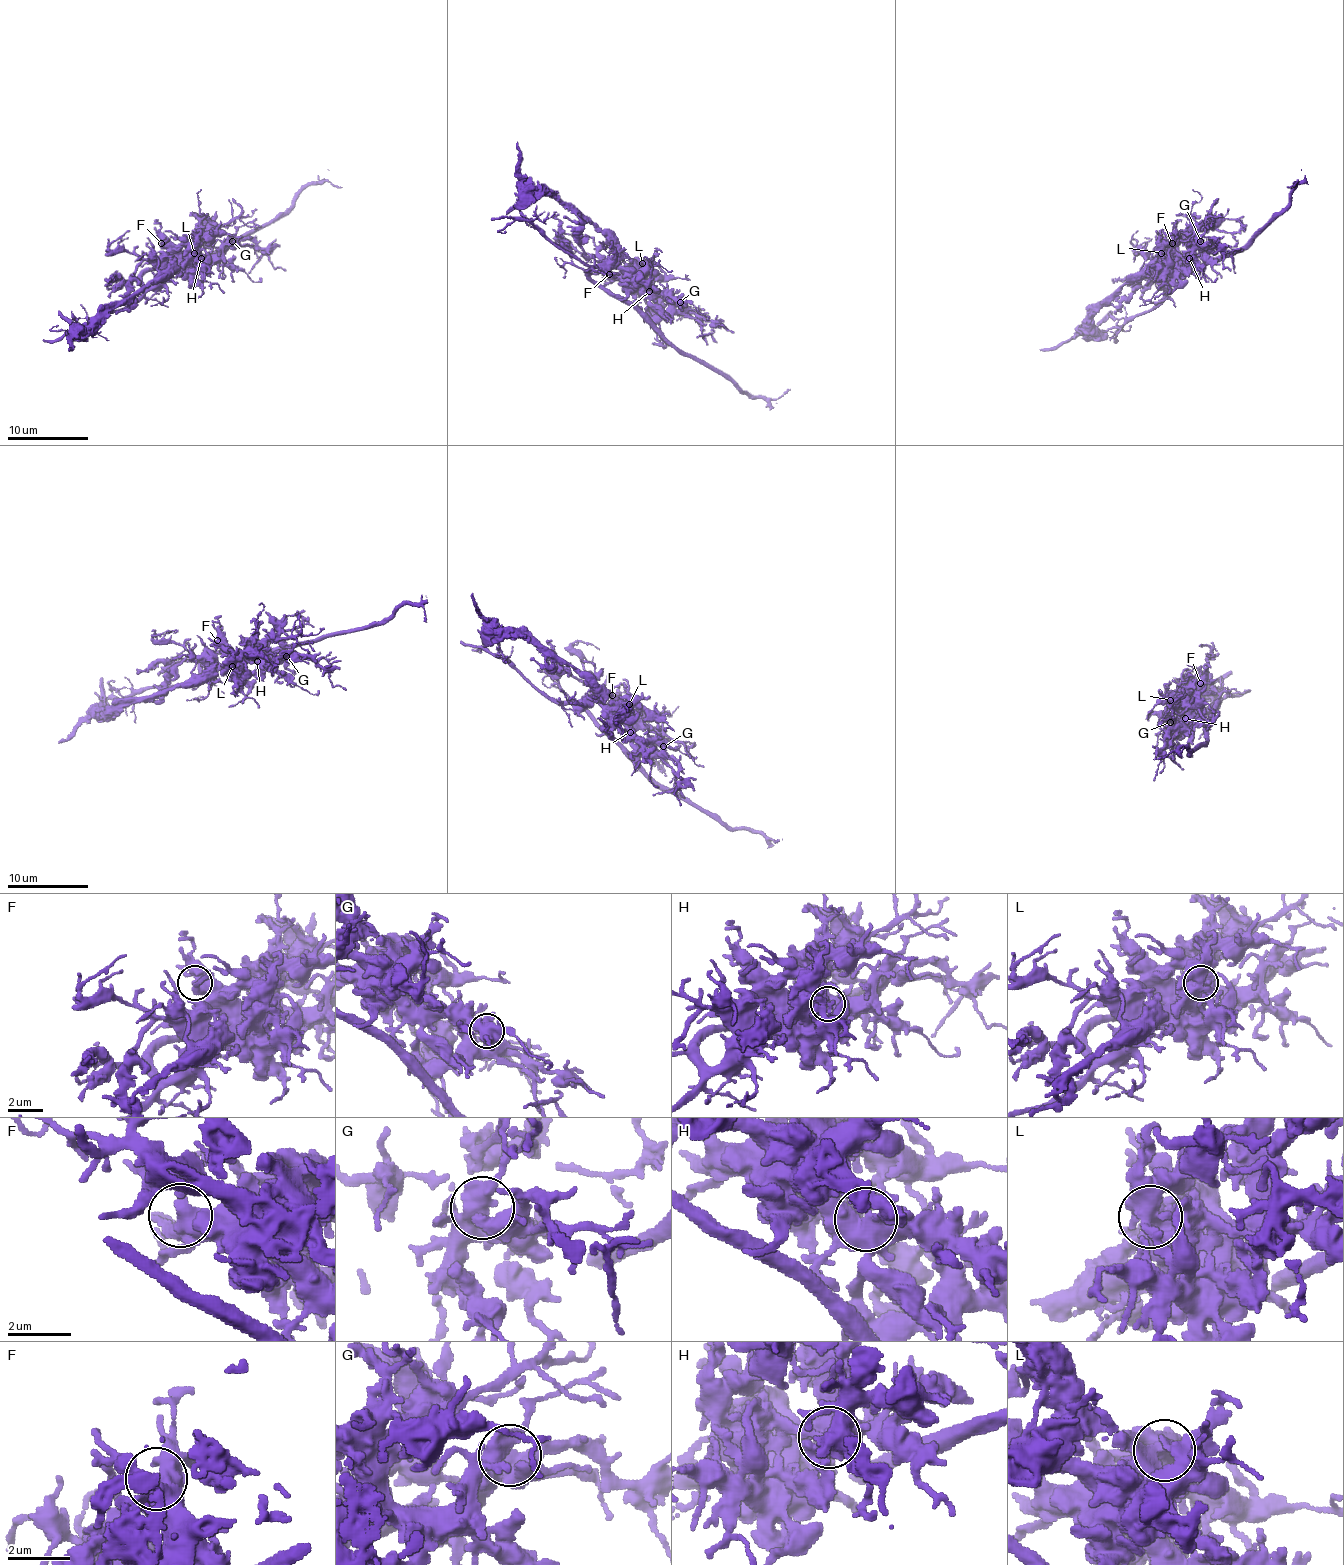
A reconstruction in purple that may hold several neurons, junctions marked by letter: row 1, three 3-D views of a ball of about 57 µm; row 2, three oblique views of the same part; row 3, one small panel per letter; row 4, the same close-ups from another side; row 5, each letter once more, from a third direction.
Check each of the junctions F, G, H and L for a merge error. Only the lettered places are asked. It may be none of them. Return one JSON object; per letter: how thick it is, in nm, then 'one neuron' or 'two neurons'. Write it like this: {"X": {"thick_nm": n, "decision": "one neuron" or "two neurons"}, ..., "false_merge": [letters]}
{"F": {"thick_nm": 500, "decision": "one neuron"}, "G": {"thick_nm": 480, "decision": "one neuron"}, "H": {"thick_nm": 480, "decision": "two neurons"}, "L": {"thick_nm": 480, "decision": "two neurons"}, "false_merge": ["H", "L"]}

